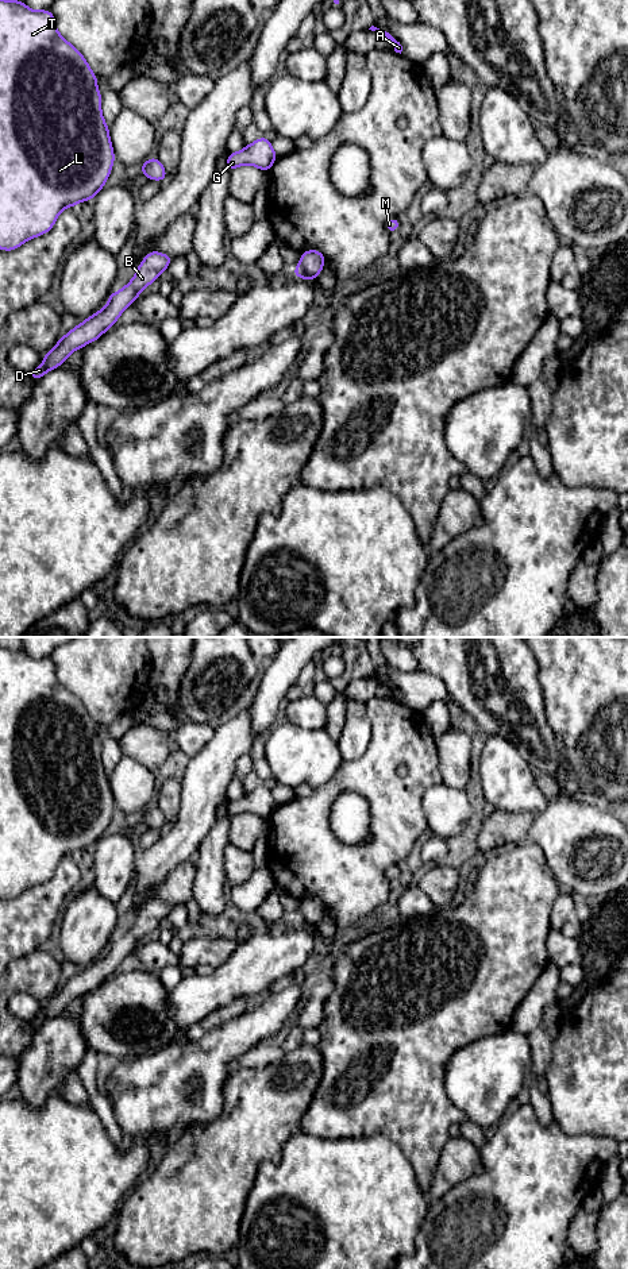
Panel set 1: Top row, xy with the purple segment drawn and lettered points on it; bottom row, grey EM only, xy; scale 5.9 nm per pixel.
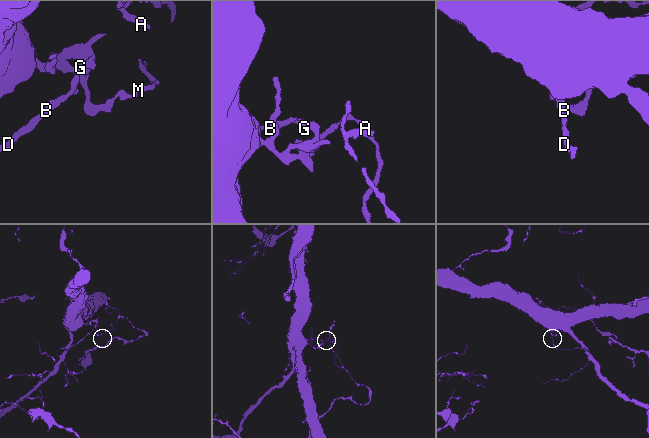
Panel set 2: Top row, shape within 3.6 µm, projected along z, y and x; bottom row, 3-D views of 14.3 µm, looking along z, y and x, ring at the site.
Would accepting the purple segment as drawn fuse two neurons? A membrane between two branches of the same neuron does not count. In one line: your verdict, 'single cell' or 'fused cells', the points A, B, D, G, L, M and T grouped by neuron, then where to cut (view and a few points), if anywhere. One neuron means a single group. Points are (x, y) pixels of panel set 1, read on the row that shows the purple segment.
fused cells | A M / B D G L T | xy (297, 266), (315, 277)

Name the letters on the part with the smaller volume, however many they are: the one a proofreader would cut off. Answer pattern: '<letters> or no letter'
A, M

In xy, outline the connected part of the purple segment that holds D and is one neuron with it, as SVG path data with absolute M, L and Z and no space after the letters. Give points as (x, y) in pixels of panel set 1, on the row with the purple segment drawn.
M157 250L149 252L138 266L134 278L123 289L108 296L107 306L62 336L54 348L45 354L43 364L28 373L30 377L38 382L46 373L59 367L73 351L97 340L115 325L123 310L138 298L142 290L158 279L173 259Z

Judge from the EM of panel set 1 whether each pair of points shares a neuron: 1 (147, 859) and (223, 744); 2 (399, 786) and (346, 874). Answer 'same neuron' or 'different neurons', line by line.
1: same neuron
2: same neuron

